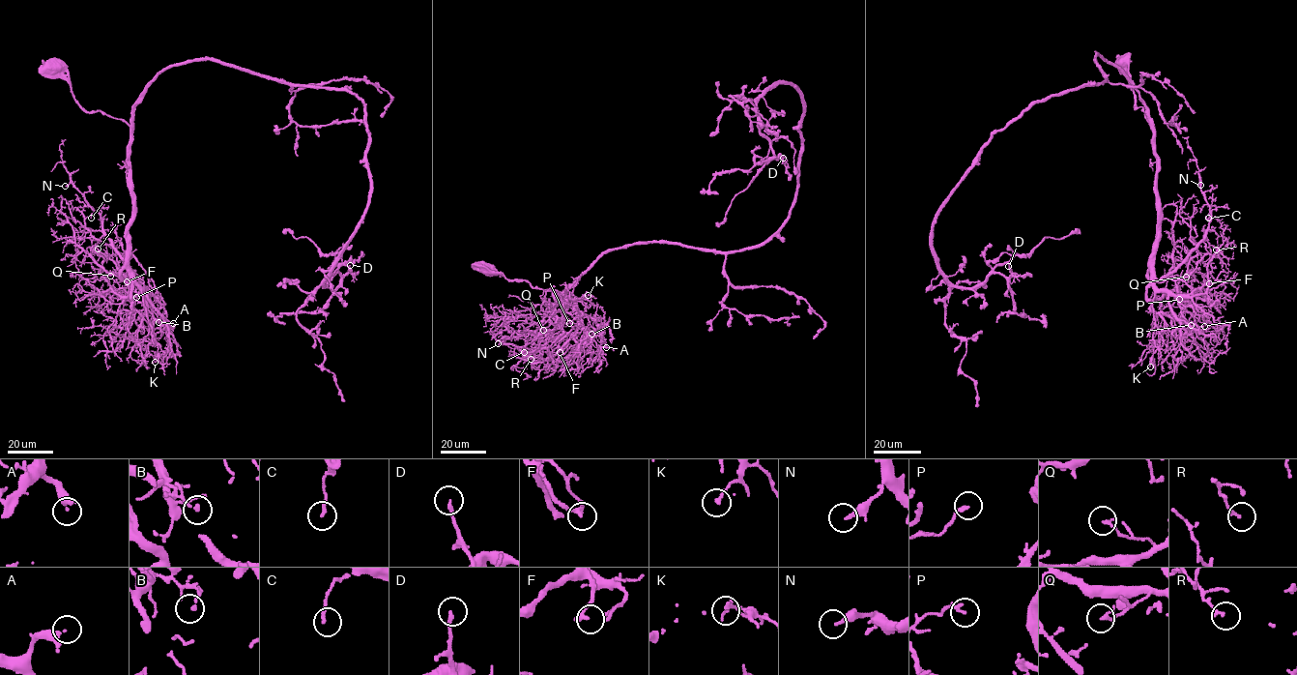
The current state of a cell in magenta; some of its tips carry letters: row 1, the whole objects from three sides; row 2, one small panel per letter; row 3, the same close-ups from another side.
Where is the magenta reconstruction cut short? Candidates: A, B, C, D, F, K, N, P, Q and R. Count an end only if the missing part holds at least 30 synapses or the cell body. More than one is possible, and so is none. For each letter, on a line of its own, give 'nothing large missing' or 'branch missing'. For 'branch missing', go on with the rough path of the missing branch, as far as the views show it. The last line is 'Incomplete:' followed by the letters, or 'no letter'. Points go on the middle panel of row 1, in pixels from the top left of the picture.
A: nothing large missing
B: nothing large missing
C: nothing large missing
D: nothing large missing
F: nothing large missing
K: nothing large missing
N: nothing large missing
P: nothing large missing
Q: nothing large missing
R: nothing large missing
Incomplete: no letter

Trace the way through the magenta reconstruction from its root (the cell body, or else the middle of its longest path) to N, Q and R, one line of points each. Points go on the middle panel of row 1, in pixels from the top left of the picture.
N: (484, 269), (557, 290), (566, 303), (561, 303), (567, 302), (534, 353), (498, 343)
Q: (484, 269), (562, 294), (561, 302), (566, 303), (561, 303), (553, 293), (556, 327), (550, 332), (543, 330)
R: (484, 269), (557, 290), (566, 303), (561, 303), (567, 302), (546, 341), (528, 354), (531, 359)

